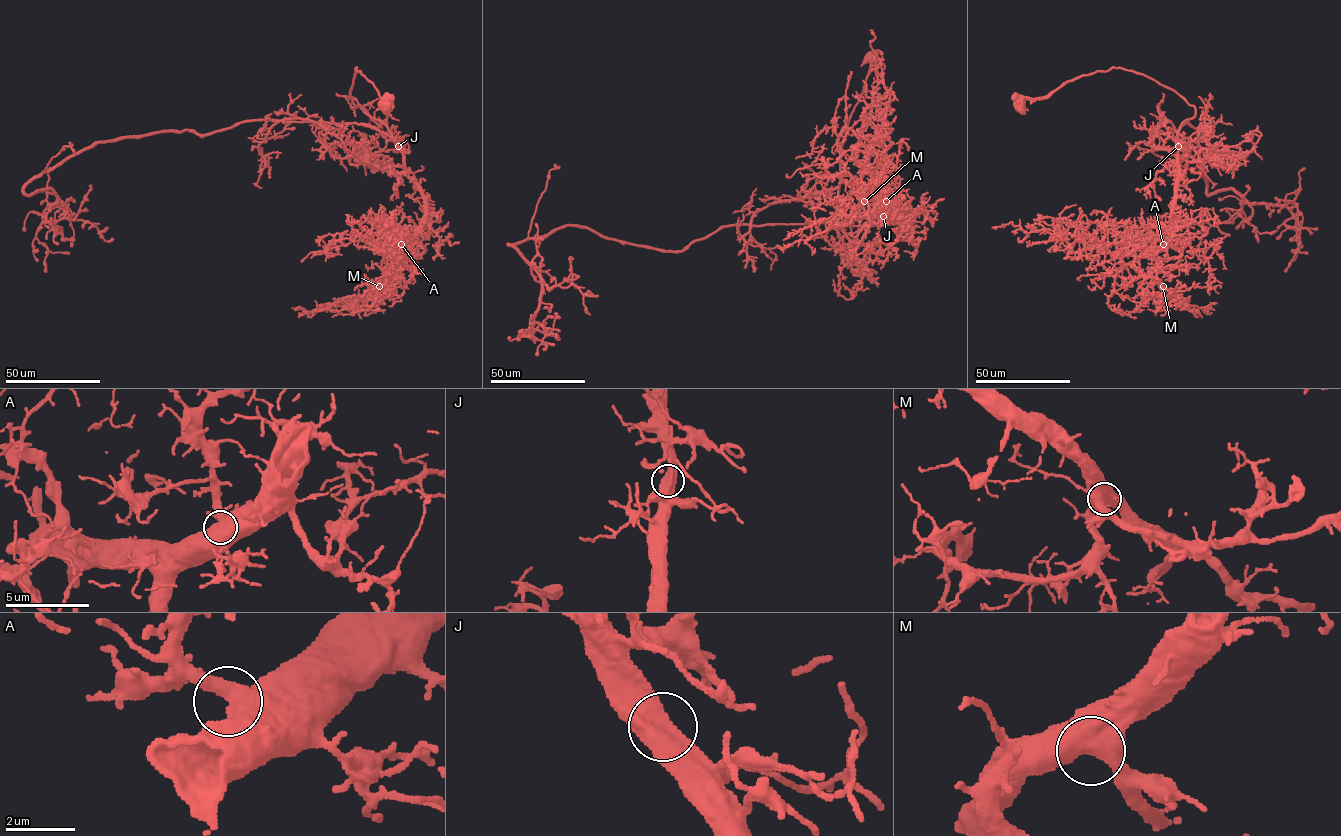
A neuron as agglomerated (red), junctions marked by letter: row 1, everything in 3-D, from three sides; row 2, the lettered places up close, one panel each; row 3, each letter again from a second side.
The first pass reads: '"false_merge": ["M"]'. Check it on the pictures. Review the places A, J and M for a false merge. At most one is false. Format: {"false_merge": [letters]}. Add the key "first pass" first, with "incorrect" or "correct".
{"first pass": "incorrect", "false_merge": []}

